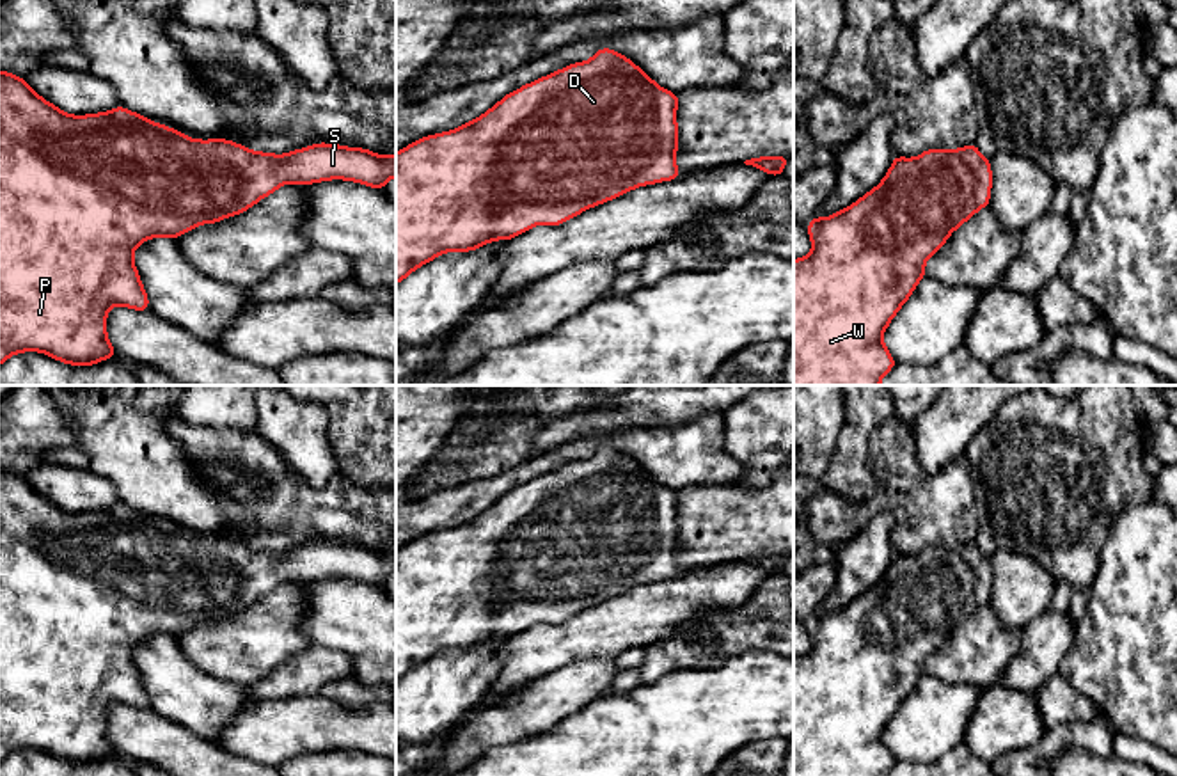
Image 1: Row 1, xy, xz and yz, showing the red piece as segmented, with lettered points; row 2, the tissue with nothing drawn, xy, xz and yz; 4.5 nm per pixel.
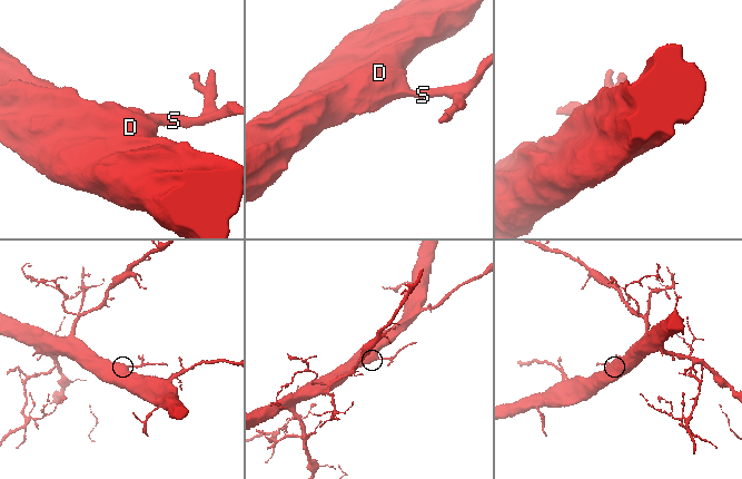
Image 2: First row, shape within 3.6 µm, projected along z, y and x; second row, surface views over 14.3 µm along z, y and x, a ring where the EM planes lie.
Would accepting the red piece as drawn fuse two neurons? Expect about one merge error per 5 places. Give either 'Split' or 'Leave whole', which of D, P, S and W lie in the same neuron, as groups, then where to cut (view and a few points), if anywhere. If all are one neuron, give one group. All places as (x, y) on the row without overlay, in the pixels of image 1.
Leave whole. Groups: D P S W. No split

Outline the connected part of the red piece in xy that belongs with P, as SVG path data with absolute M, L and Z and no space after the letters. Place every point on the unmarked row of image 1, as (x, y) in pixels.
M0 469L0 762L21 749L41 749L71 764L92 764L99 758L117 755L107 733L107 712L108 707L115 703L149 709L146 687L140 680L138 668L133 662L133 650L146 637L154 634L176 637L183 630L195 627L199 622L217 622L222 616L243 611L286 581L311 582L328 577L346 577L383 588L391 575L396 575L394 550L378 554L371 547L323 540L286 552L249 549L241 542L225 536L188 536L185 531L130 510L122 503L110 510L69 513L36 492L25 476L14 474L9 469Z

